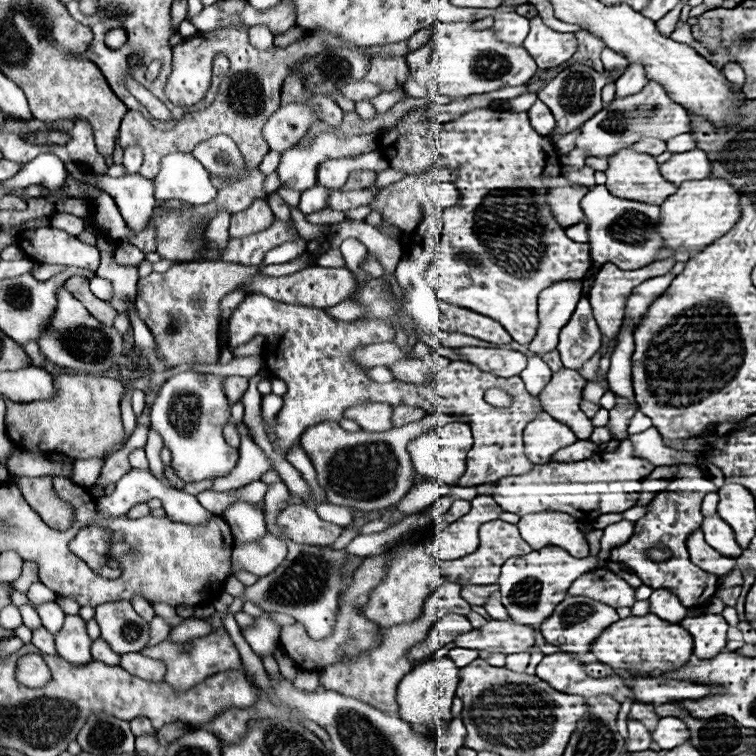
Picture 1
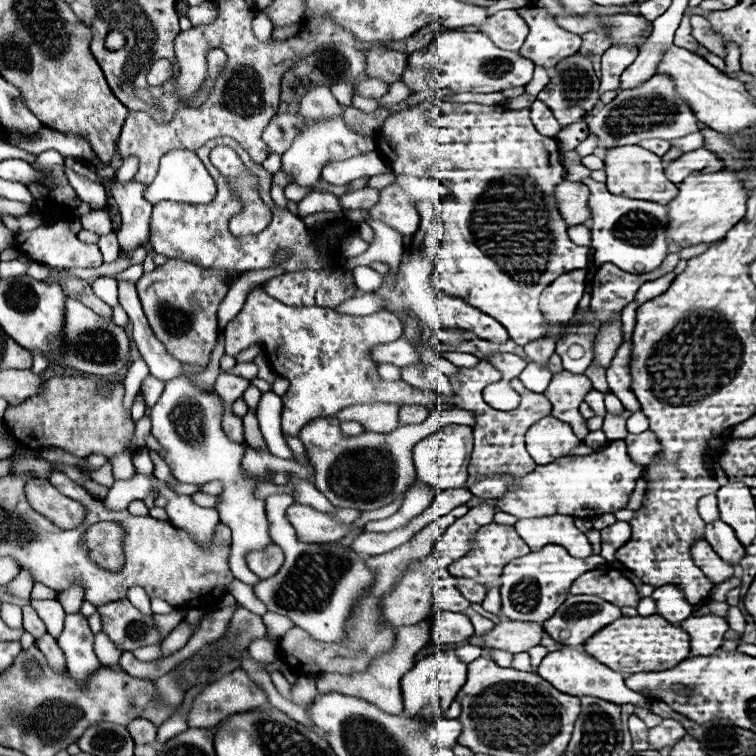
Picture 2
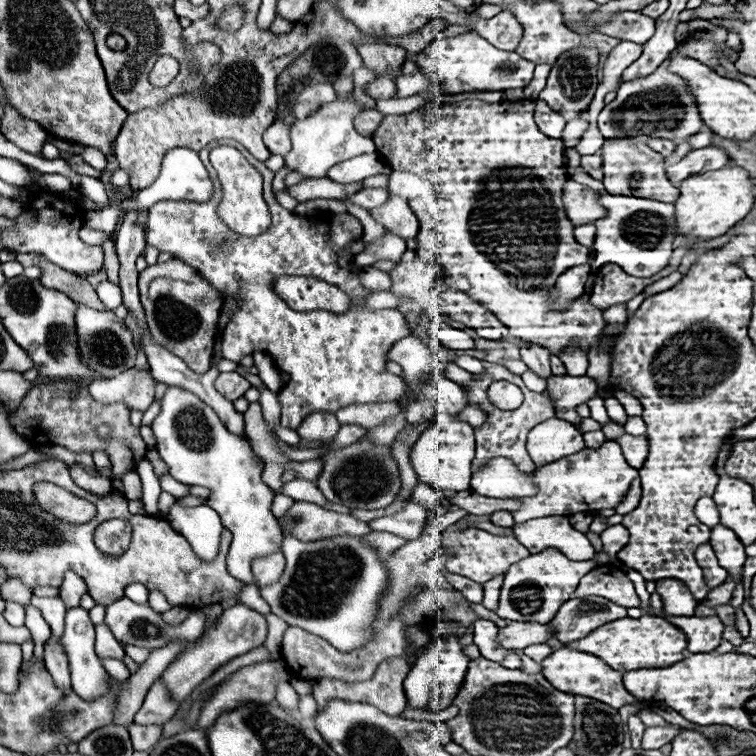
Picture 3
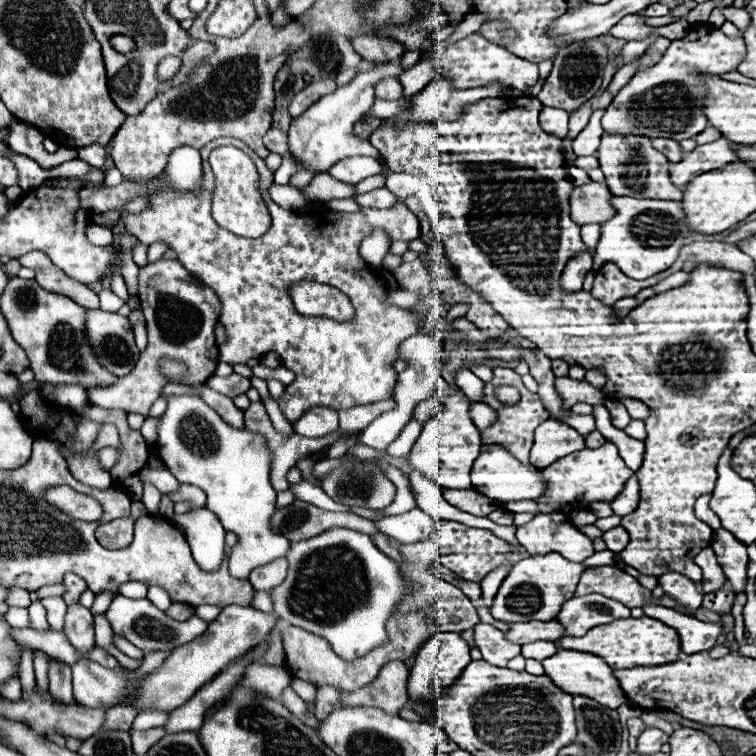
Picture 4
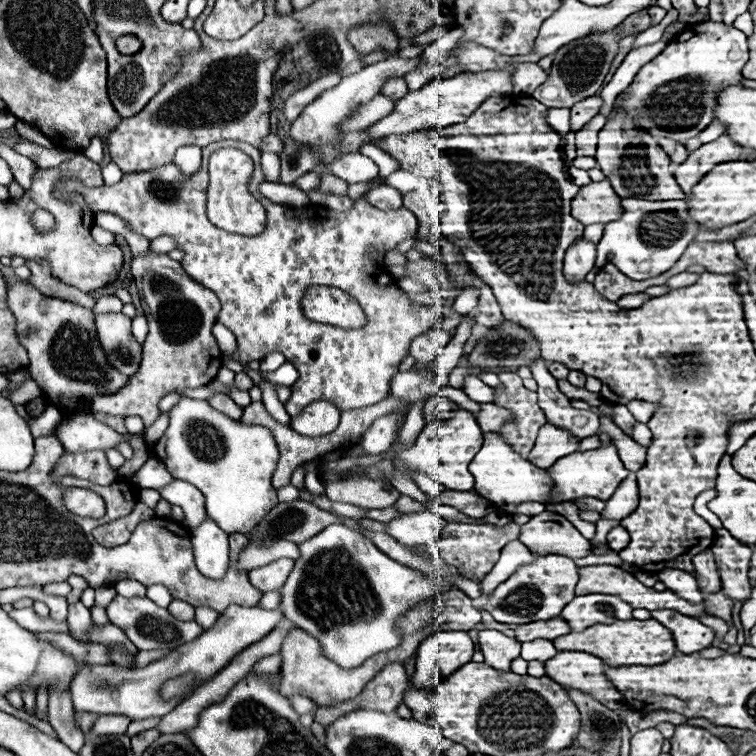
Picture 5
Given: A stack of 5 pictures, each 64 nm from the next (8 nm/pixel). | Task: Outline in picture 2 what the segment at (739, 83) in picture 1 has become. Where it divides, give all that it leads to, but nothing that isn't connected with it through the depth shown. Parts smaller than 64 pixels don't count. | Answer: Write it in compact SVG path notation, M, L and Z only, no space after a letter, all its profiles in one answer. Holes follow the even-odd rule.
M728 42L725 47L727 49L726 68L728 68L728 72L730 72L730 74L732 74L732 72L740 72L740 64L738 64L738 54L740 54L740 50L738 50L738 46L733 42Z

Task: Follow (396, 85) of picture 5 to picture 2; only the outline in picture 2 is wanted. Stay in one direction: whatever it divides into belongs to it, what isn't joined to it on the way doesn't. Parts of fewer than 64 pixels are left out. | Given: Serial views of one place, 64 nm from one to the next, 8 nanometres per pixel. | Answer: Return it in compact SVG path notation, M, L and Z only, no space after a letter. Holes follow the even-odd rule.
M368 78L368 80L362 80L358 86L354 86L354 90L358 90L362 96L374 98L374 100L380 100L384 94L388 94L388 88L390 88L390 84L378 80L378 78Z

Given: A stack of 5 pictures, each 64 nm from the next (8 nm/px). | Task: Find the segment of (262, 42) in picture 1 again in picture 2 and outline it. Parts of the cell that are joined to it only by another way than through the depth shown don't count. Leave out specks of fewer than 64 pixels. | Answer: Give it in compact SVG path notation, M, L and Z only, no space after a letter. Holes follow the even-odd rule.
M266 8L256 12L256 18L254 18L254 24L252 24L252 26L254 26L254 34L256 34L260 40L268 40L268 38L272 36L272 20L270 20Z

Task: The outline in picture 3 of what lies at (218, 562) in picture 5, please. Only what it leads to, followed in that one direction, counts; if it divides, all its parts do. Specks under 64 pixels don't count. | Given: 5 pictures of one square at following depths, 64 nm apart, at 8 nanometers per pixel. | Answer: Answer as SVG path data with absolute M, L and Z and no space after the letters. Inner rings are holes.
M174 502L170 510L170 524L190 542L192 550L200 560L216 560L216 554L220 552L222 522L212 508L208 508L206 504L194 508L180 508L180 504Z

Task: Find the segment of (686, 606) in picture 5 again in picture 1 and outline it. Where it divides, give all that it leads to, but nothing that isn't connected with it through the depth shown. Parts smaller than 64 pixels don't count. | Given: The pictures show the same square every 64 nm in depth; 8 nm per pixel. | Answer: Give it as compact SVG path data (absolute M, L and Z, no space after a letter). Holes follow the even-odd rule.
M592 570L586 576L580 576L568 590L570 596L588 596L610 604L614 608L620 606L634 606L634 588L622 580L618 574L610 570Z

